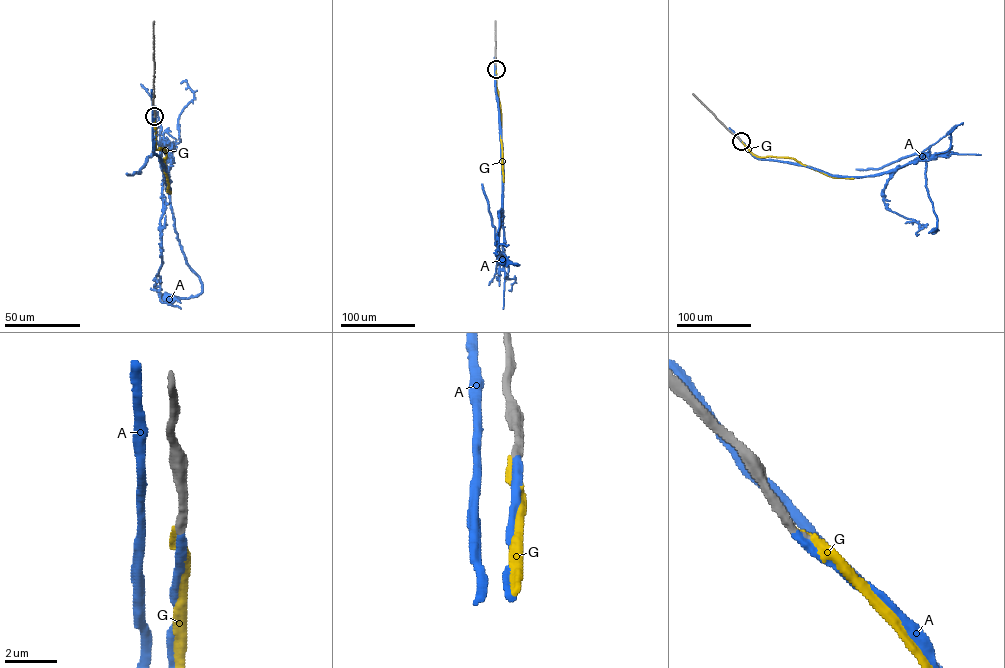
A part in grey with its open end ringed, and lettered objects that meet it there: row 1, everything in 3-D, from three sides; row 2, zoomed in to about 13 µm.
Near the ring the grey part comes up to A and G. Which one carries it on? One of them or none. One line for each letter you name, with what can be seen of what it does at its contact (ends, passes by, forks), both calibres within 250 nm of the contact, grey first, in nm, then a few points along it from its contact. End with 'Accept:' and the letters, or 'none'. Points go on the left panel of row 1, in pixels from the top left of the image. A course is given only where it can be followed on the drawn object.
A: It ends there. Thickness 320 nm (grey) against 360 nm. Its course: (155, 117), (155, 153), (167, 190), (170, 157), (166, 176), (177, 238), (202, 285), (194, 296), (169, 298)
Accept: A

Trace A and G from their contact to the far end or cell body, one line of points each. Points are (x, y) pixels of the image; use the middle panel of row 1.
A: (496, 69), (503, 190), (501, 254), (513, 264), (519, 265), (503, 263)
G: (495, 69), (503, 182)

